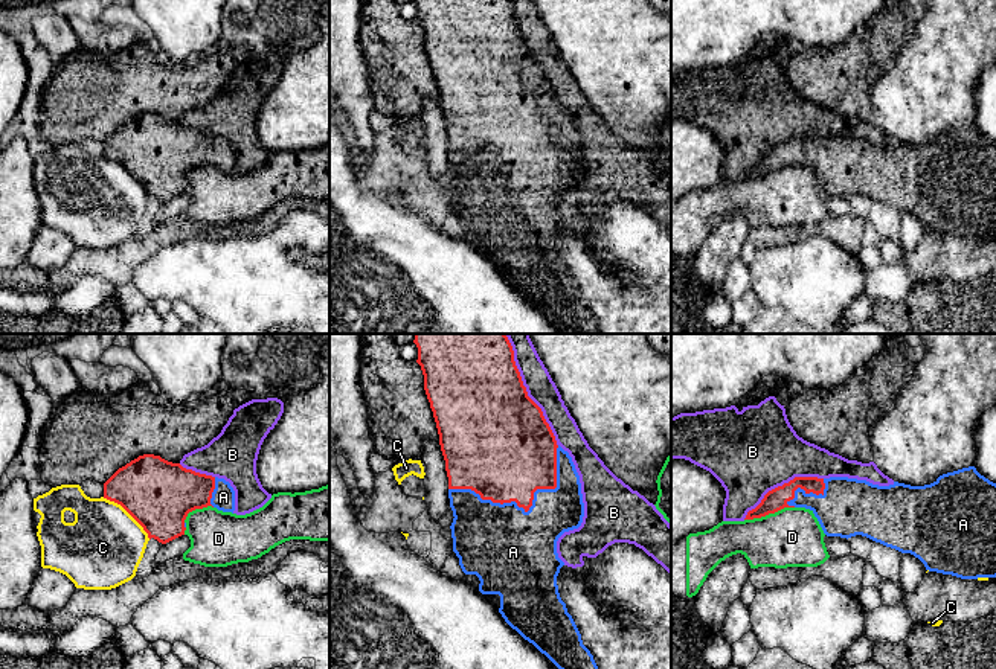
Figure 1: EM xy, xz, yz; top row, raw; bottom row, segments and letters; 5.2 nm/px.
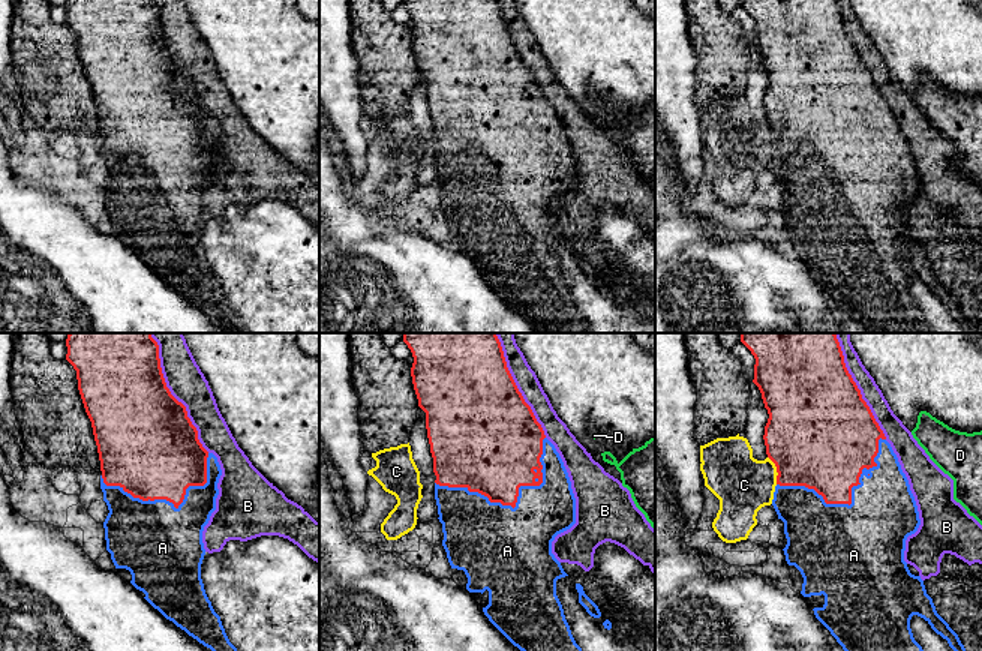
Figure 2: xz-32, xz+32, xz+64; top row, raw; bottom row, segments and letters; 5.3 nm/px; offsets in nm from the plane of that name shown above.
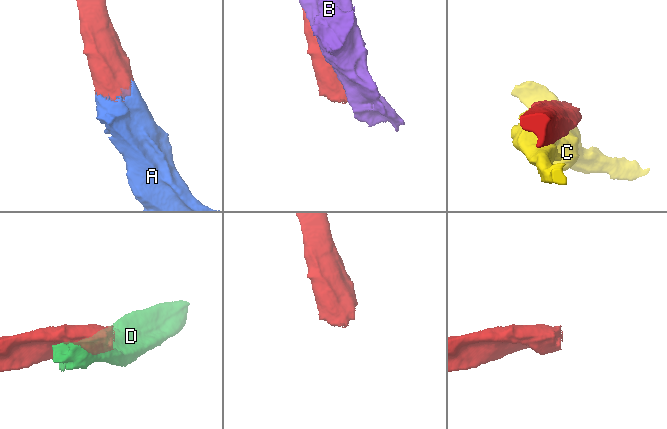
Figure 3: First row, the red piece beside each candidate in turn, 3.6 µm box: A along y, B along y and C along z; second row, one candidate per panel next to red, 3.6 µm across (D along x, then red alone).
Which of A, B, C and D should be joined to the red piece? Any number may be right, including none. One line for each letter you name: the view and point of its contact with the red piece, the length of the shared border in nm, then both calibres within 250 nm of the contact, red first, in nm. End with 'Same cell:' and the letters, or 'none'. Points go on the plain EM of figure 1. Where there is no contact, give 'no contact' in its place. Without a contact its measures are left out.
A: contact xz (528, 168); length 650 nm; calibres 380 and 460 nm
Same cell: A

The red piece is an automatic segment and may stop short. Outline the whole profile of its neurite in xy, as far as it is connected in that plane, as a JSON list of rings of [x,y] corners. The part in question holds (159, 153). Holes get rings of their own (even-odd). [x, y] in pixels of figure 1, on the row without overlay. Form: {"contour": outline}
{"contour": [[[154,113],[139,114],[119,126],[104,142],[104,157],[120,163],[149,198],[162,203],[185,194],[185,178],[195,168],[235,169],[235,149],[229,140]]]}

